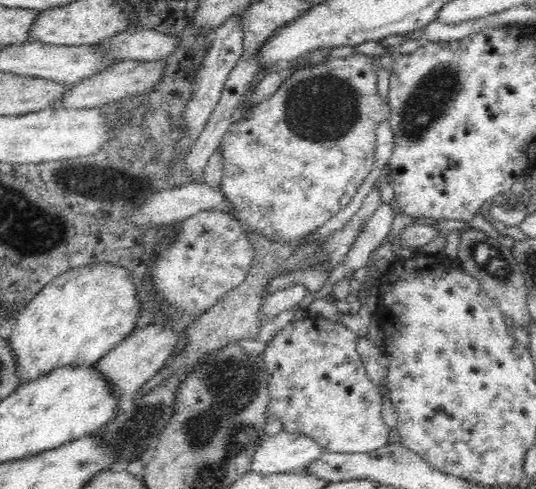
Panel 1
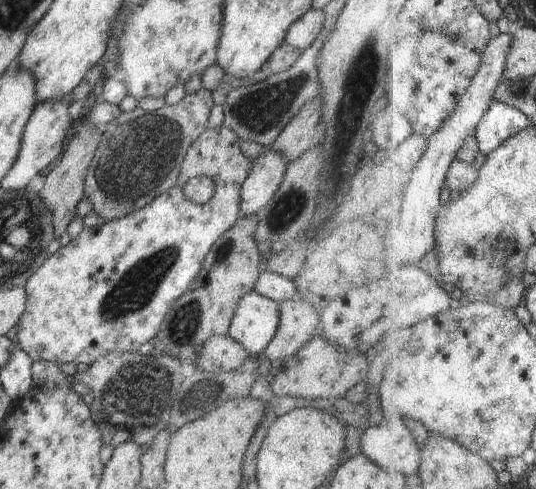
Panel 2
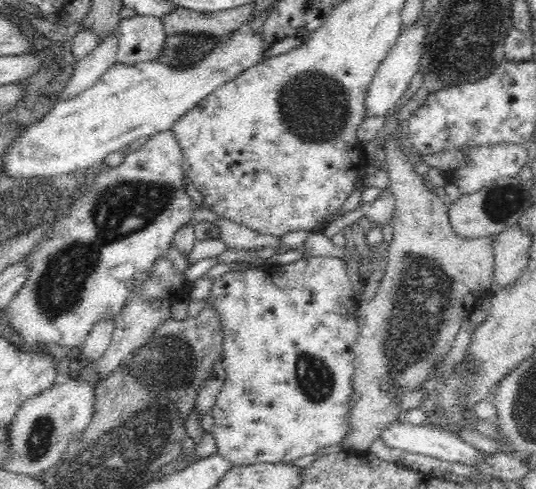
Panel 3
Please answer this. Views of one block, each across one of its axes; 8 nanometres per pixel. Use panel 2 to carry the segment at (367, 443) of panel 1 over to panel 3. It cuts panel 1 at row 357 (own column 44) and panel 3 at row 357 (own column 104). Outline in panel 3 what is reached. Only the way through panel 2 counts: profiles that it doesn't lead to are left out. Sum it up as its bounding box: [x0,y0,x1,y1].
[206,255,360,466]

